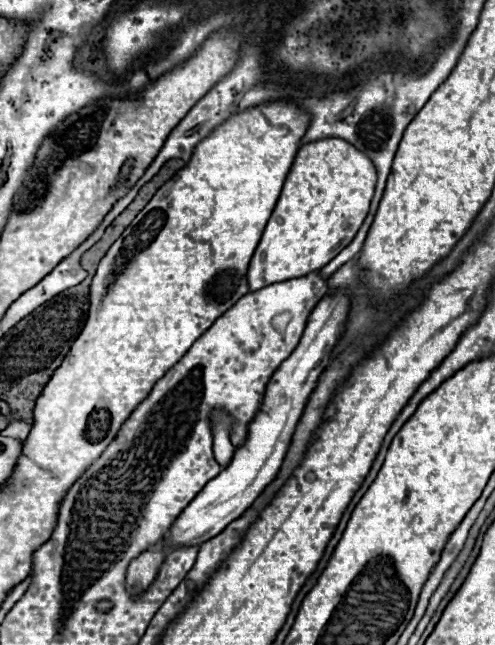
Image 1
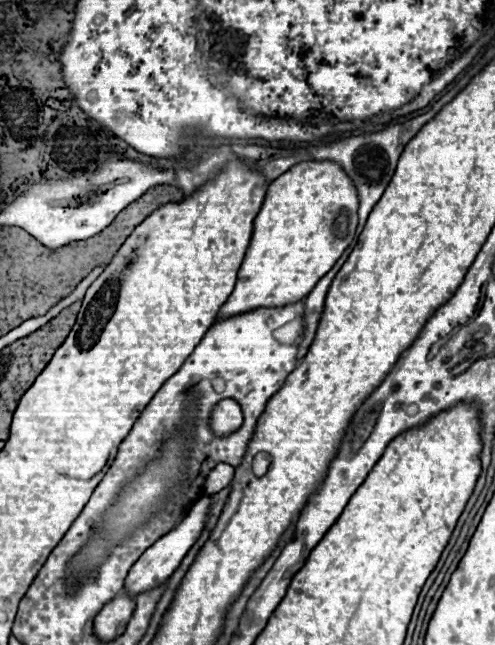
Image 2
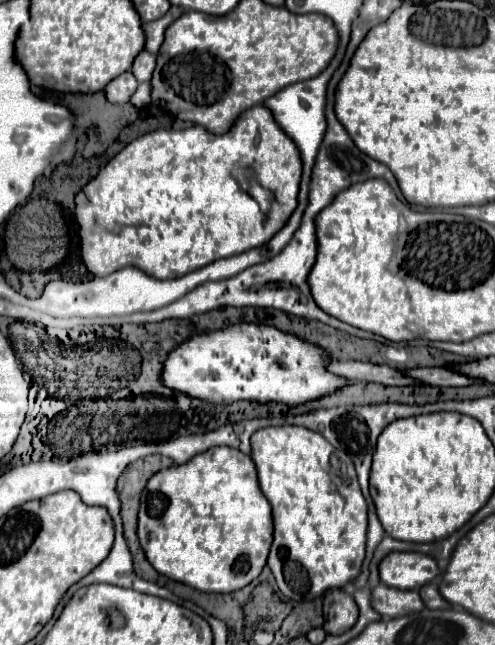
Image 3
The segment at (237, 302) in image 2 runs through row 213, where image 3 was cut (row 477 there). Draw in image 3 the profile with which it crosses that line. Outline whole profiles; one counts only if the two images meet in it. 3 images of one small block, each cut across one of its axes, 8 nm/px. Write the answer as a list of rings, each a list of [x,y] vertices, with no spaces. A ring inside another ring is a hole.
[[[300,426],[264,428],[252,436],[252,460],[258,470],[258,480],[264,496],[272,504],[274,516],[274,542],[268,558],[268,566],[276,578],[280,592],[294,602],[302,600],[300,568],[308,574],[310,588],[308,600],[322,598],[330,588],[344,590],[360,574],[366,556],[366,530],[368,530],[368,504],[362,496],[354,466],[346,462],[346,476],[332,468],[332,456],[336,448],[316,432],[308,432]]]

